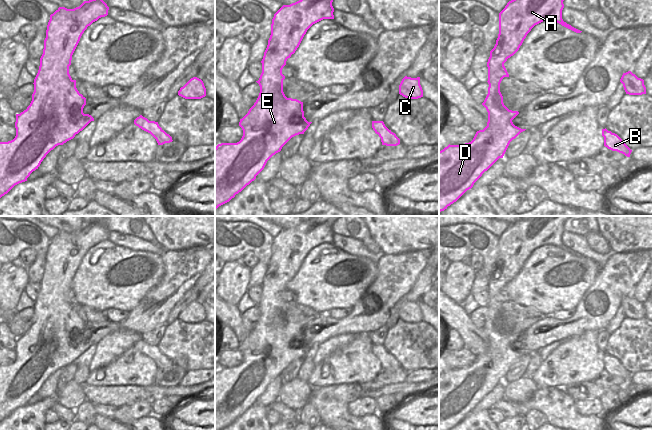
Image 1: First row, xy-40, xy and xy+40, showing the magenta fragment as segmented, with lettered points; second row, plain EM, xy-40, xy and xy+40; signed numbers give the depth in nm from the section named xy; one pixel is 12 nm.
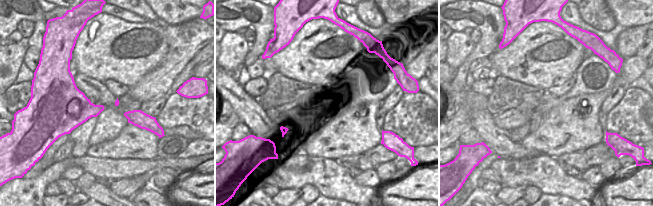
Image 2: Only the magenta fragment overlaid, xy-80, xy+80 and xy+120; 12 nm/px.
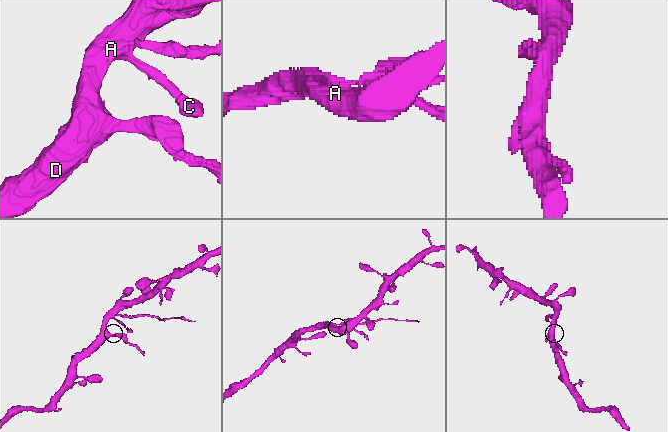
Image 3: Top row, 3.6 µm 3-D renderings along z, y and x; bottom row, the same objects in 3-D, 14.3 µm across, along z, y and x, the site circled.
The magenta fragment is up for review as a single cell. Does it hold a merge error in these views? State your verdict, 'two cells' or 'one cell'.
two cells

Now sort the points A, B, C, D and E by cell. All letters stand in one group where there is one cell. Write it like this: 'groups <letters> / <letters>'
groups A C D E / B

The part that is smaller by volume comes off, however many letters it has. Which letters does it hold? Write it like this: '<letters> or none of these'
B

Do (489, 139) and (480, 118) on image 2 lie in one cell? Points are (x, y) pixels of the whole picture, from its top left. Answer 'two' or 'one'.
one

